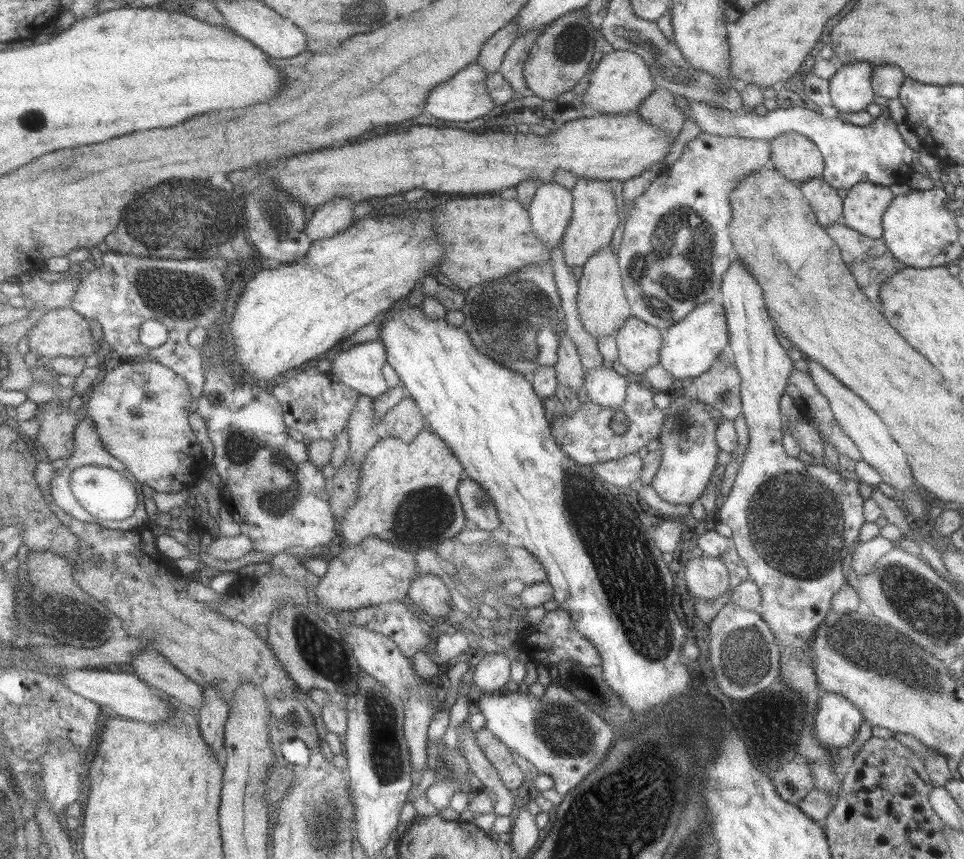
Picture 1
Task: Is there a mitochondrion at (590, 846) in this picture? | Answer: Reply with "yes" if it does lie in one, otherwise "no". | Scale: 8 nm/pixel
yes

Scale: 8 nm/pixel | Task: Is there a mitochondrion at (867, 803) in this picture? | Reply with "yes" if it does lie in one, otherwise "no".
no

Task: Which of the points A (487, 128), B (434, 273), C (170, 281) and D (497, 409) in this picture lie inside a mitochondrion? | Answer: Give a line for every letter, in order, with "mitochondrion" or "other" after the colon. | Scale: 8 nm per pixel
A: other
B: other
C: mitochondrion
D: other

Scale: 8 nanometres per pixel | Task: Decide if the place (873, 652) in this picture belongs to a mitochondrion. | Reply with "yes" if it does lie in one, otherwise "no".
yes

